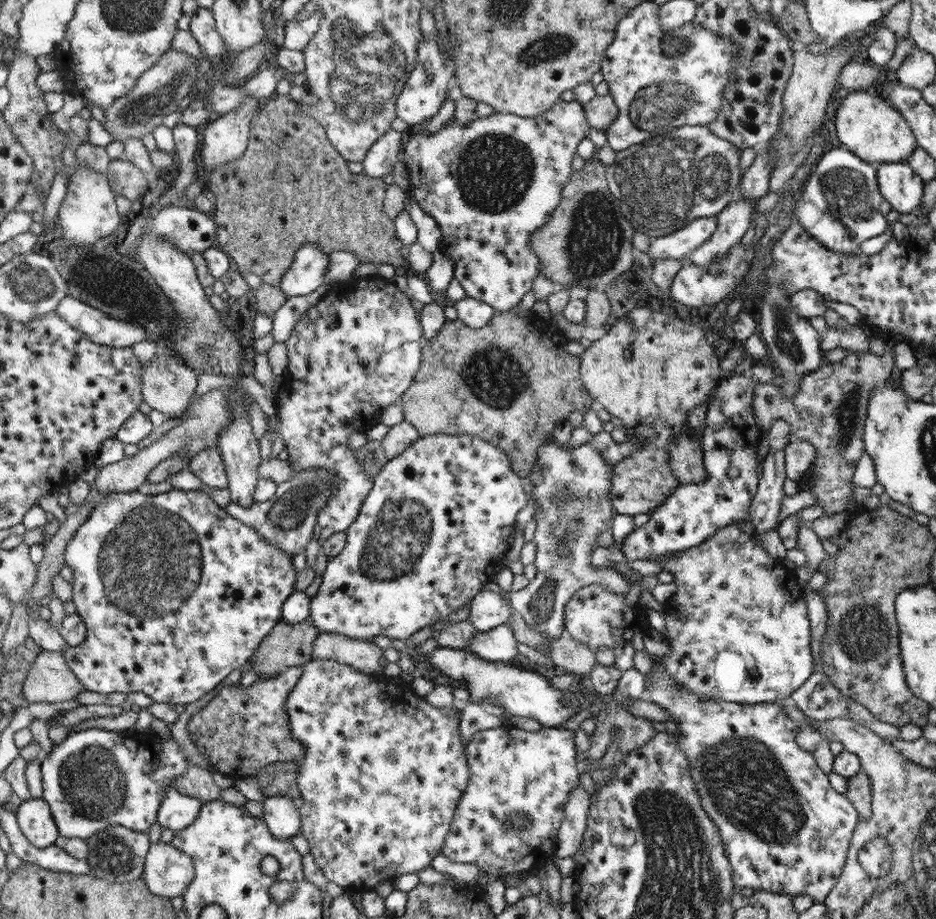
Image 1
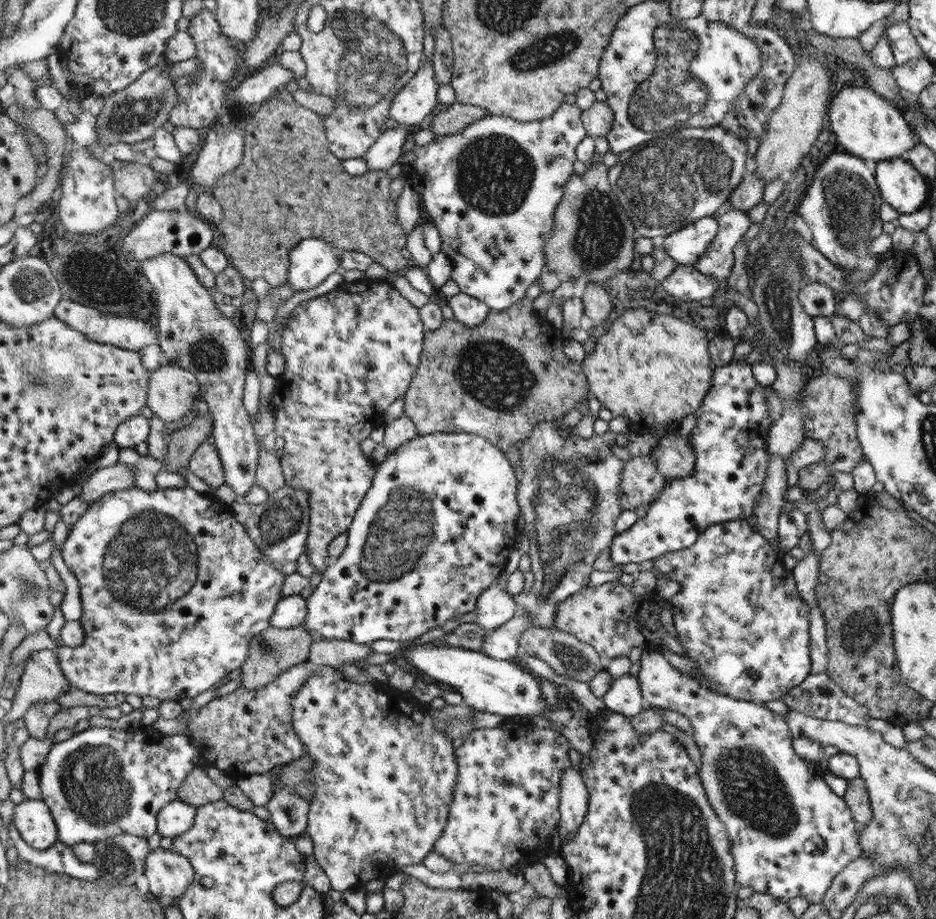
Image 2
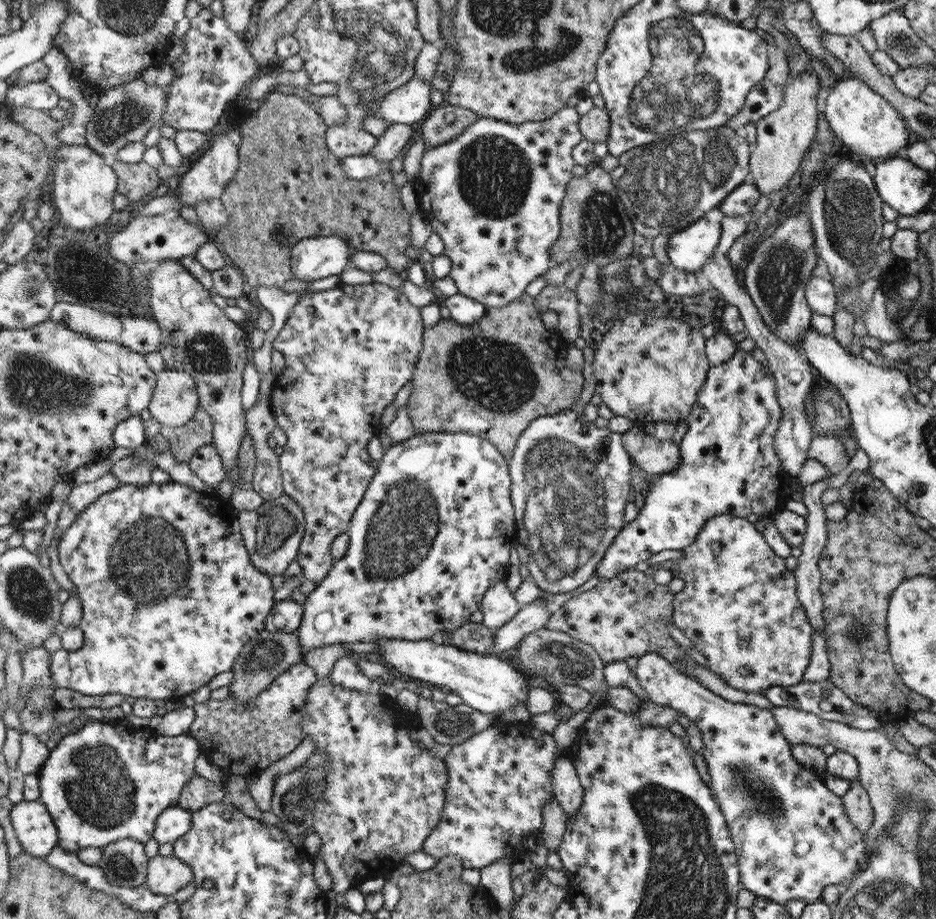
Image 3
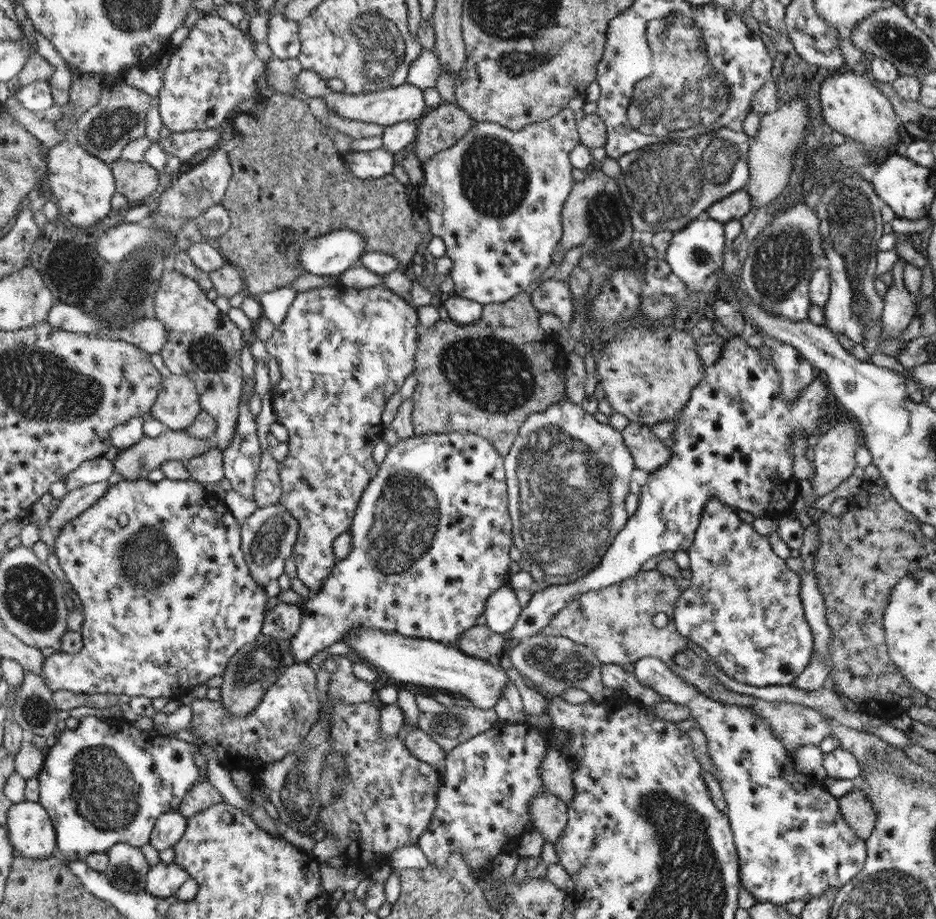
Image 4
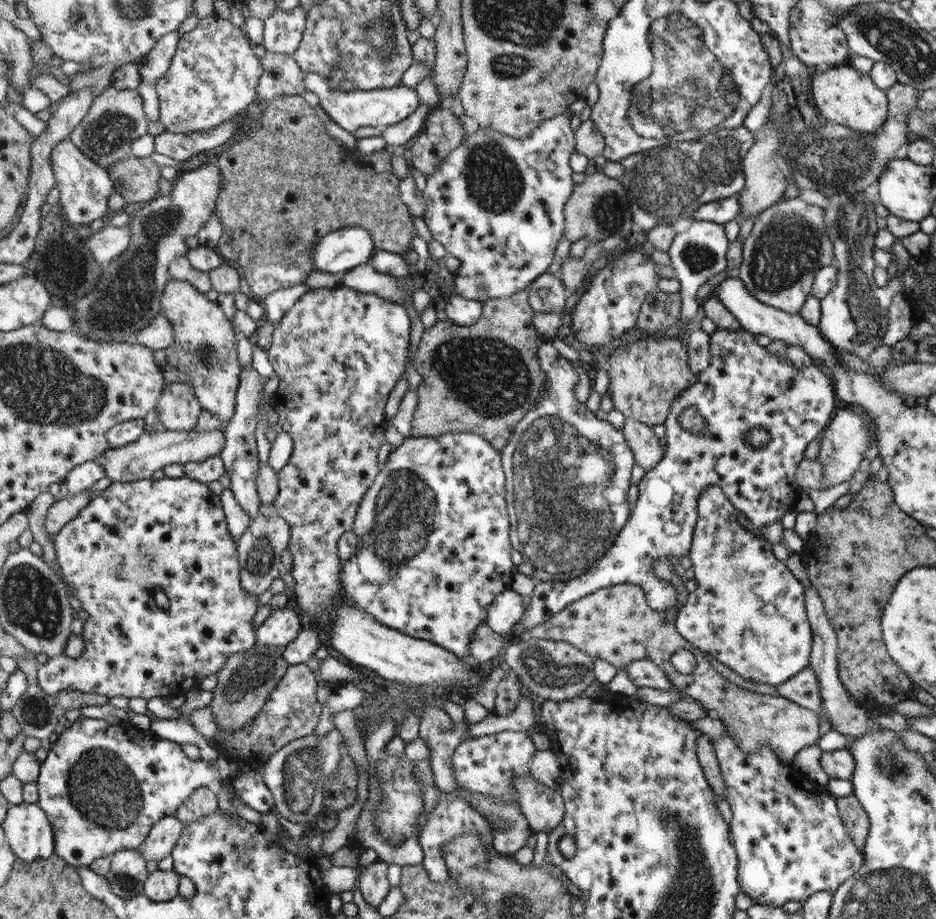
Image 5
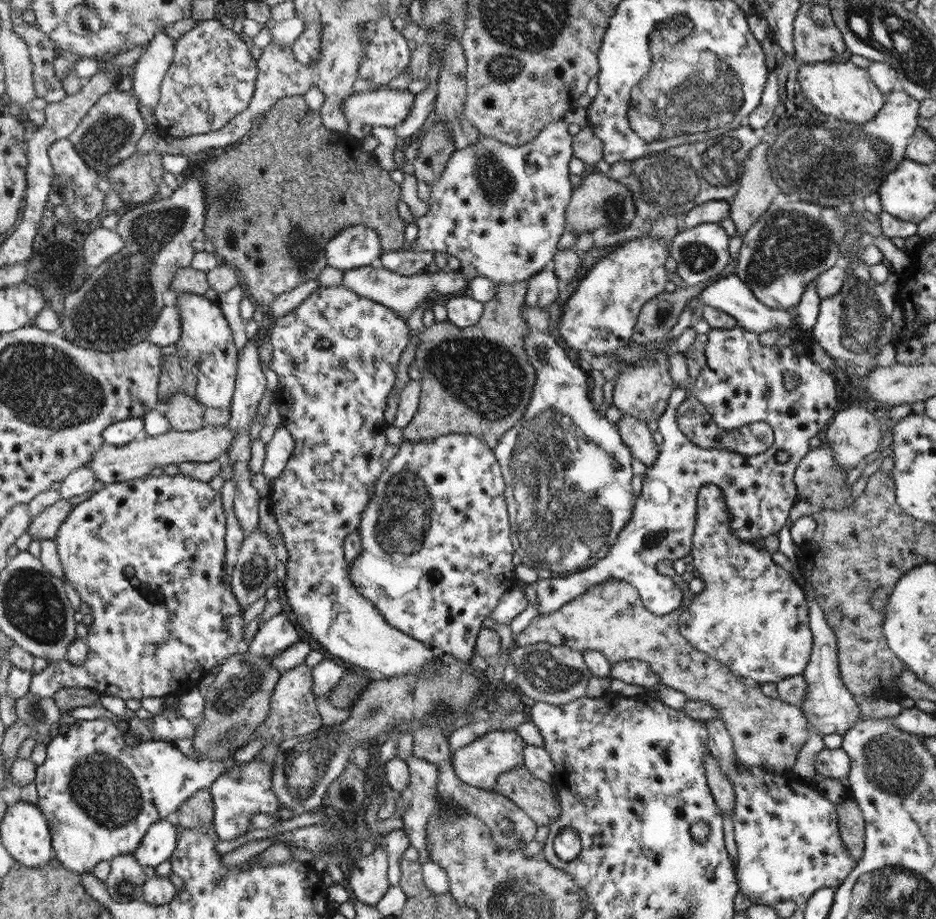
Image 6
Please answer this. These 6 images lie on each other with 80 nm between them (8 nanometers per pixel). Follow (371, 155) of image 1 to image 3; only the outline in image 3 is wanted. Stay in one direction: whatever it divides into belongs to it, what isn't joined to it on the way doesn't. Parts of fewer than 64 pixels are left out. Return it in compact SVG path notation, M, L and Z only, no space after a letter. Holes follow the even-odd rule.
M388 124L385 132L377 138L378 142L370 153L374 153L378 160L390 162L402 154L412 138L412 128L409 124Z

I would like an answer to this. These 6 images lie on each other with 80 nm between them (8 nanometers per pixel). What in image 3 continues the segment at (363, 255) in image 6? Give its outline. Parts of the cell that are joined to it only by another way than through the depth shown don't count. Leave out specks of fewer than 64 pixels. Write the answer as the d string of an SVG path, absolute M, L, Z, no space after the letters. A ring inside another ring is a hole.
M340 234L303 239L293 246L291 252L293 276L313 282L326 276L340 275L349 266L355 251L355 243L350 244Z

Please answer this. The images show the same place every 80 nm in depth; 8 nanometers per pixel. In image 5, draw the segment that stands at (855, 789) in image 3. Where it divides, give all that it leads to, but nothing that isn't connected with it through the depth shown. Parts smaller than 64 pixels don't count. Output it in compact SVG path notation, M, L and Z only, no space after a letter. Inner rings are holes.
M854 794L837 798L839 815L850 832L851 839L859 845L859 851L863 852L865 840L868 836L870 821L867 812Z

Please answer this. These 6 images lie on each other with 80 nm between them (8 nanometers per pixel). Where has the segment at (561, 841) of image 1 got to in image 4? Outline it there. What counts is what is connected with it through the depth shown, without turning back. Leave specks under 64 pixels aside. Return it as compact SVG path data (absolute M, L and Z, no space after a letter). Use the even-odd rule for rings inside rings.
M548 748L541 760L539 772L546 790L558 795L566 804L572 800L575 796L572 773L557 748Z

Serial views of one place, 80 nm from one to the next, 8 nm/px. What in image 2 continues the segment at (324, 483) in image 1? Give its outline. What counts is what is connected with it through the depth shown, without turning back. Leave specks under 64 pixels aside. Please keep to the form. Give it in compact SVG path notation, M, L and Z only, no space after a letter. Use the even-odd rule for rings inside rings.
M286 484L278 493L269 496L262 504L252 505L239 500L231 504L230 510L246 527L259 551L276 565L283 566L288 562L296 561L300 554L307 550L307 540L310 532L310 493L304 489L288 487Z

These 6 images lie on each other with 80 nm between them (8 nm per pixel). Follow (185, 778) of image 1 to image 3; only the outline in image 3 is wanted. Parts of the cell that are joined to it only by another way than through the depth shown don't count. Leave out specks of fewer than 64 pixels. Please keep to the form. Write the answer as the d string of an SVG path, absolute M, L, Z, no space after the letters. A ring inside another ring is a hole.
M195 773L195 776L187 783L185 790L180 795L179 805L193 813L208 804L226 799L223 786L215 784Z

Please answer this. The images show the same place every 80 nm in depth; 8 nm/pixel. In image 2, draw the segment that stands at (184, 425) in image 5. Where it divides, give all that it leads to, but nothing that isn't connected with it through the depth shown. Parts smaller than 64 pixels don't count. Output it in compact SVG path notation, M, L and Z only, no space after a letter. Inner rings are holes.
M164 361L152 370L147 406L165 422L178 422L190 412L198 388L198 378L189 369Z

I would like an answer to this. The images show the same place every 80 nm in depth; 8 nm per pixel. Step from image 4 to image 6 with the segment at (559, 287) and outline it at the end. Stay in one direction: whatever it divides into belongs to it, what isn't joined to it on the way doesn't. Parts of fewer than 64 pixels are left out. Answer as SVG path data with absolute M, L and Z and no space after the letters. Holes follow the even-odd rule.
M544 269L527 280L527 293L525 302L530 306L548 308L558 302L558 279L551 269Z

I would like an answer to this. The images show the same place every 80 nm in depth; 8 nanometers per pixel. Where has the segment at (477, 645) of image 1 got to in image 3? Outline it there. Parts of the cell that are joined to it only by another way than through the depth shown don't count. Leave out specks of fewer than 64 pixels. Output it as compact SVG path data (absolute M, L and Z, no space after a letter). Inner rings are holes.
M546 595L522 605L511 622L497 630L491 654L510 652L522 639L527 638L528 634L545 628L552 614Z

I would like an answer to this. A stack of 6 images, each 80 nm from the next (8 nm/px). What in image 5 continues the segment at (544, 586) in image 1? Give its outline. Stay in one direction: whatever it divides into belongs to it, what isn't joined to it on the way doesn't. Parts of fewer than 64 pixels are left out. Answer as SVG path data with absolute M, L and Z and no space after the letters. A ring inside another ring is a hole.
M542 336L542 342L539 344L539 347L537 348L537 357L539 360L540 368L546 372L546 380L545 380L545 386L546 388L540 393L539 399L537 400L537 403L535 404L535 407L532 407L530 411L527 412L526 415L523 416L523 419L520 420L520 423L518 426L516 426L516 430L512 432L512 438L508 440L508 444L504 446L504 450L502 450L503 454L503 462L504 462L504 469L507 472L507 483L508 483L508 494L507 494L507 511L510 513L511 517L511 541L512 541L512 548L515 548L521 557L521 561L524 561L526 563L529 563L534 570L534 577L536 580L540 580L542 582L544 581L565 581L570 580L574 578L578 578L578 576L584 575L586 572L590 571L599 561L603 558L604 555L607 554L609 549L615 544L614 538L618 537L618 532L622 530L624 527L624 524L627 524L626 520L628 520L628 516L631 516L630 514L630 504L626 502L628 500L628 488L630 488L630 474L632 474L632 466L634 466L634 458L635 456L632 456L631 448L626 442L626 438L623 436L623 433L621 430L616 430L610 422L606 422L606 420L600 420L597 416L594 416L588 408L586 408L586 404L580 404L578 400L576 400L576 392L575 388L577 388L577 384L579 384L579 374L577 373L577 370L575 368L572 368L570 366L570 362L566 360L566 358L562 358L562 354L554 348L554 344L552 344L552 340L546 340L546 342L543 341Z

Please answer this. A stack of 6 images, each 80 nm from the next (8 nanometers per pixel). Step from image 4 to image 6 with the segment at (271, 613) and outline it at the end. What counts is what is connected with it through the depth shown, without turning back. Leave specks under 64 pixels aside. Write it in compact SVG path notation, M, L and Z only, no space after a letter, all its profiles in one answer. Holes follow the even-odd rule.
M281 612L260 623L251 644L250 654L274 657L280 651L300 641L300 634L294 624Z

